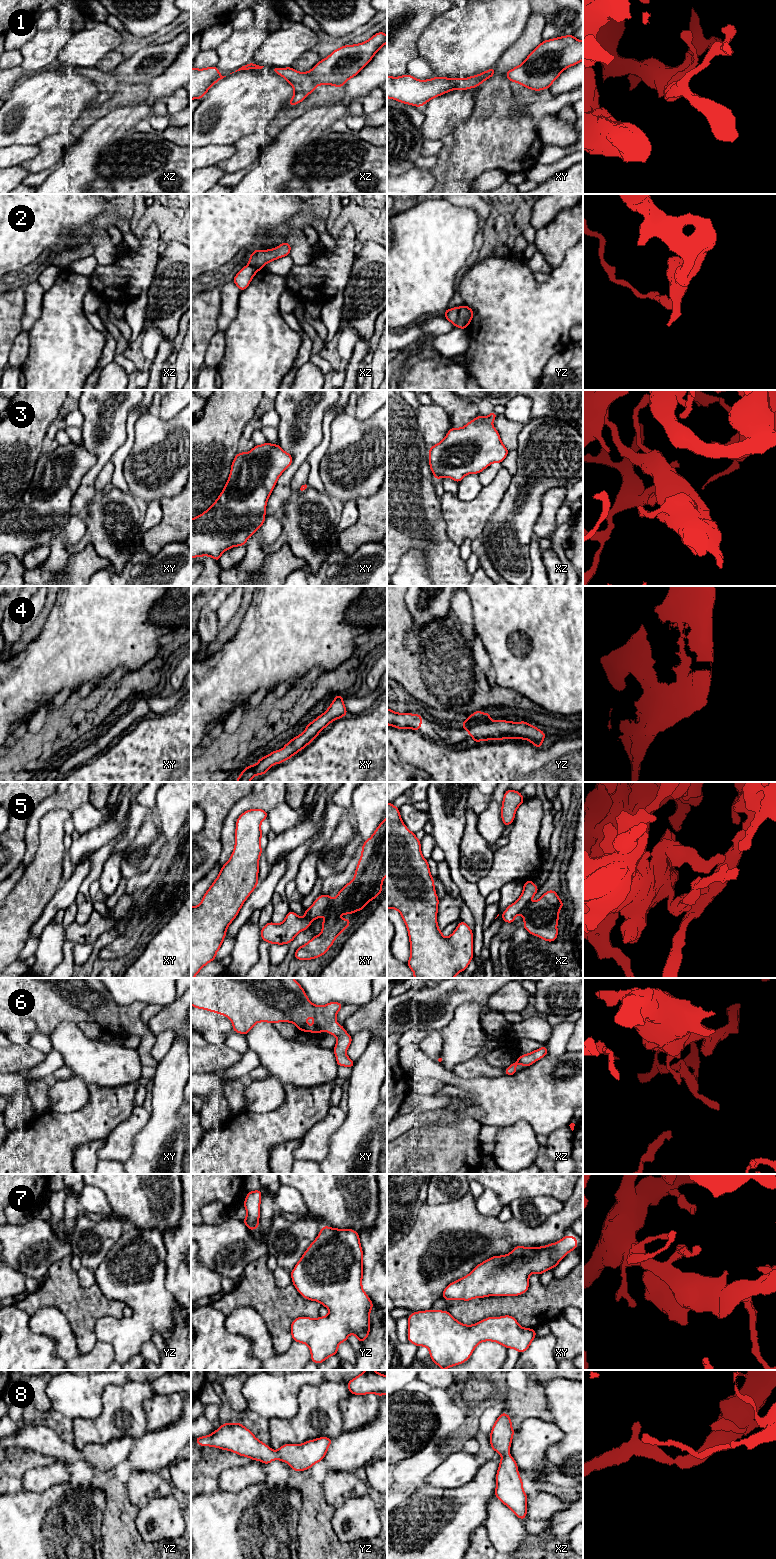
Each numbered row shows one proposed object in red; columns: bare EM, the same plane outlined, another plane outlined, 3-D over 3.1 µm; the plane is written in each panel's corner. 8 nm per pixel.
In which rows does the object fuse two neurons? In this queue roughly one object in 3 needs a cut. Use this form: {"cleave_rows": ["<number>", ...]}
{"cleave_rows": ["2"]}

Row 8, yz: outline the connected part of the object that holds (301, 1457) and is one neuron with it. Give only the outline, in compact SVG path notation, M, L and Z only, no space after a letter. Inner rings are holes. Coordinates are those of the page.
M224 1423L210 1435L197 1436L196 1442L199 1446L229 1450L267 1465L277 1459L288 1463L293 1471L304 1471L324 1459L332 1439L320 1437L299 1445L285 1444L274 1452L241 1423Z

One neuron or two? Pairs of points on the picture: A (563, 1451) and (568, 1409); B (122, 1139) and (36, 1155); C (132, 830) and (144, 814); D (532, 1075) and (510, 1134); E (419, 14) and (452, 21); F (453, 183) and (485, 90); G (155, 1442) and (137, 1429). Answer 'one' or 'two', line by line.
A: one
B: two
C: one
D: two
E: two
F: one
G: two

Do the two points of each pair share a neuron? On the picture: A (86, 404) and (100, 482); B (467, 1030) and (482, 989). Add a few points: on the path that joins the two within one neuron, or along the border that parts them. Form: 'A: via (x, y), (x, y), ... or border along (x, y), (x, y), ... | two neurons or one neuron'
A: border along (108, 460), (96, 477), (95, 489) | two neurons
B: border along (482, 1003), (465, 1002), (455, 1012) | two neurons

